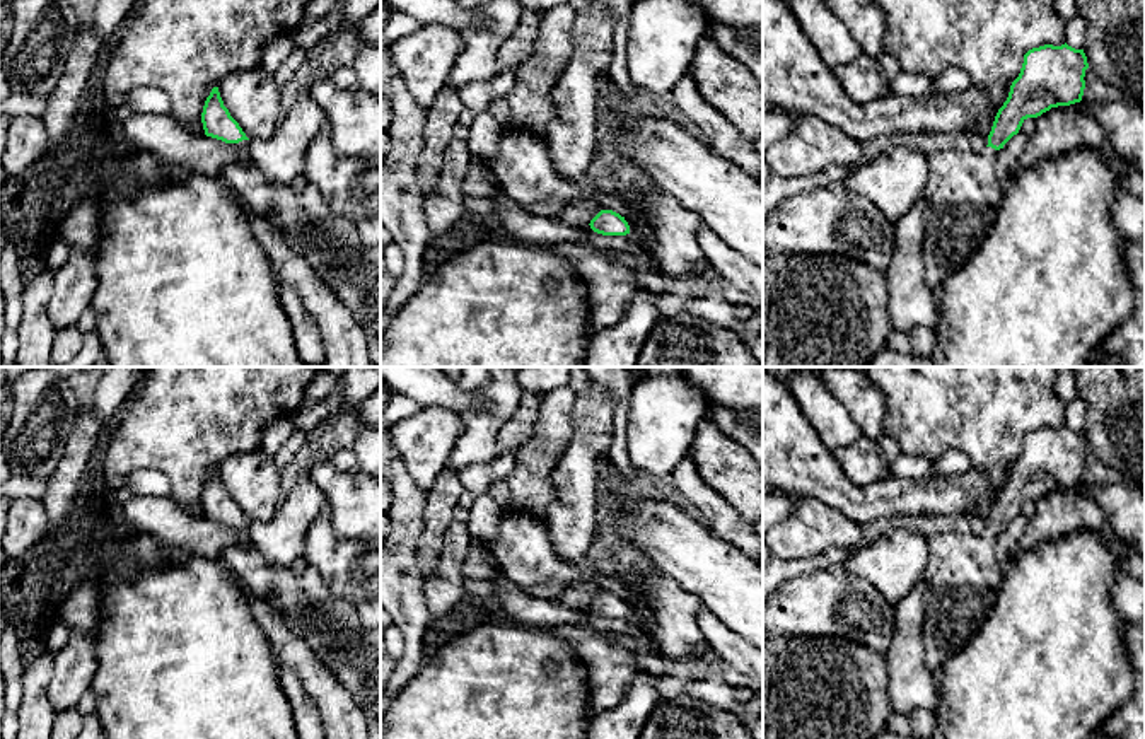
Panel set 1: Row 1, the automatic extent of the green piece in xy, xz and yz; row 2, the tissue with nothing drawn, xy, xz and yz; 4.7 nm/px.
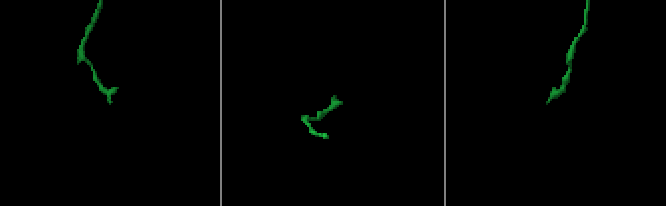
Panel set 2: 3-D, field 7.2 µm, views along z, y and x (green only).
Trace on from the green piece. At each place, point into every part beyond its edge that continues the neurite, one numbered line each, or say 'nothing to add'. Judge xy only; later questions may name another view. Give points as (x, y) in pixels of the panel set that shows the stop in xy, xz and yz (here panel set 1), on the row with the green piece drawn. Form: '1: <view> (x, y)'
1: xy (243, 147)

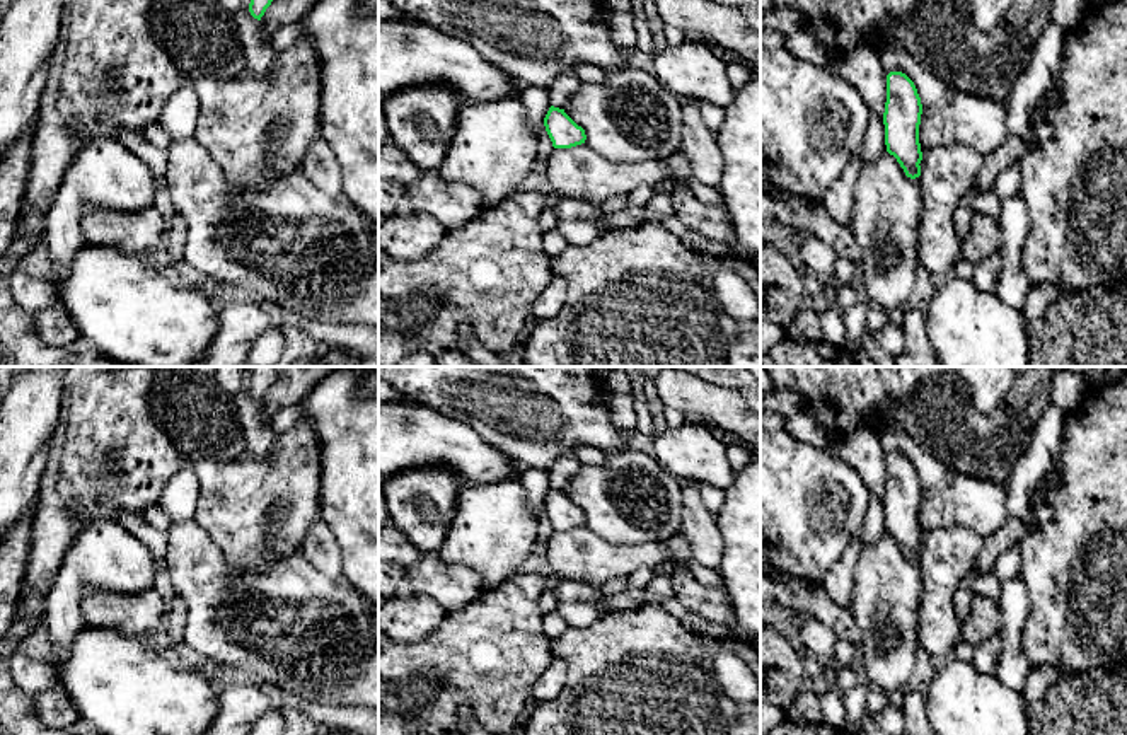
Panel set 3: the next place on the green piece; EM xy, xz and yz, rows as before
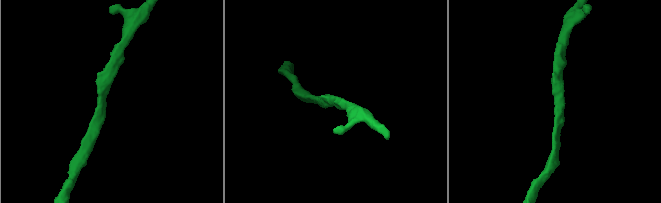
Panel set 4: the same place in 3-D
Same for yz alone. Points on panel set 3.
nothing to add

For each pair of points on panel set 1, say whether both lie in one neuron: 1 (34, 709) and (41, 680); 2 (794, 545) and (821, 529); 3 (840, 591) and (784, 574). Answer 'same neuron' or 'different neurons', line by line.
1: same neuron
2: same neuron
3: different neurons

